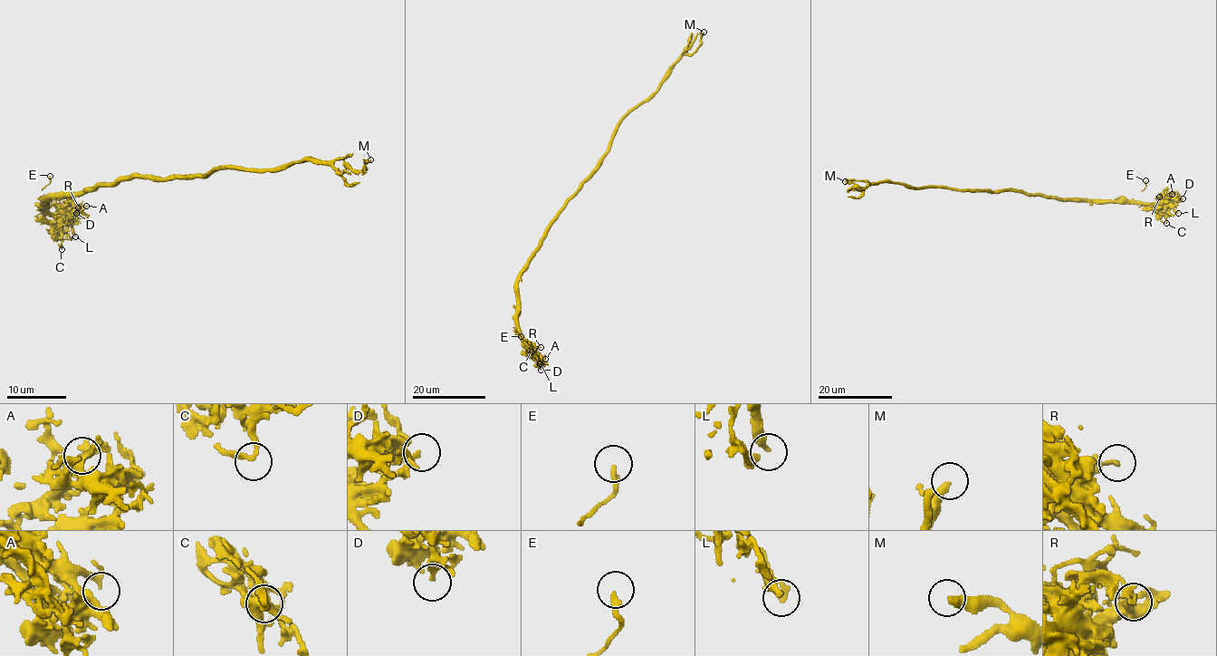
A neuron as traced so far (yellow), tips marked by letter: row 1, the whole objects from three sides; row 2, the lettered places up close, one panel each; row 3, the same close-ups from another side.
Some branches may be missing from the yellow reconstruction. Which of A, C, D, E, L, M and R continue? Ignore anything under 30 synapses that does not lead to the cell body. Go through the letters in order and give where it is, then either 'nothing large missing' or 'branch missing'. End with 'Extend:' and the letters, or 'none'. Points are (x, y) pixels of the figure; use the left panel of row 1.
A: at (86, 206); nothing large missing
C: at (62, 249); nothing large missing
D: at (76, 213); nothing large missing
E: at (50, 176); nothing large missing
L: at (75, 236); nothing large missing
M: at (370, 159); nothing large missing
R: at (78, 207); nothing large missing
Extend: none

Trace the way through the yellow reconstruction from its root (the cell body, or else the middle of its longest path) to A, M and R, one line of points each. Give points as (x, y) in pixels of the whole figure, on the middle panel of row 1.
A: (580, 188), (552, 223), (542, 246), (517, 283), (521, 336), (545, 359)
M: (580, 188), (580, 183), (607, 149), (613, 130), (657, 88), (664, 75), (683, 55), (697, 48), (704, 32)
R: (580, 188), (552, 223), (542, 246), (517, 283), (519, 333), (534, 350), (541, 347)

